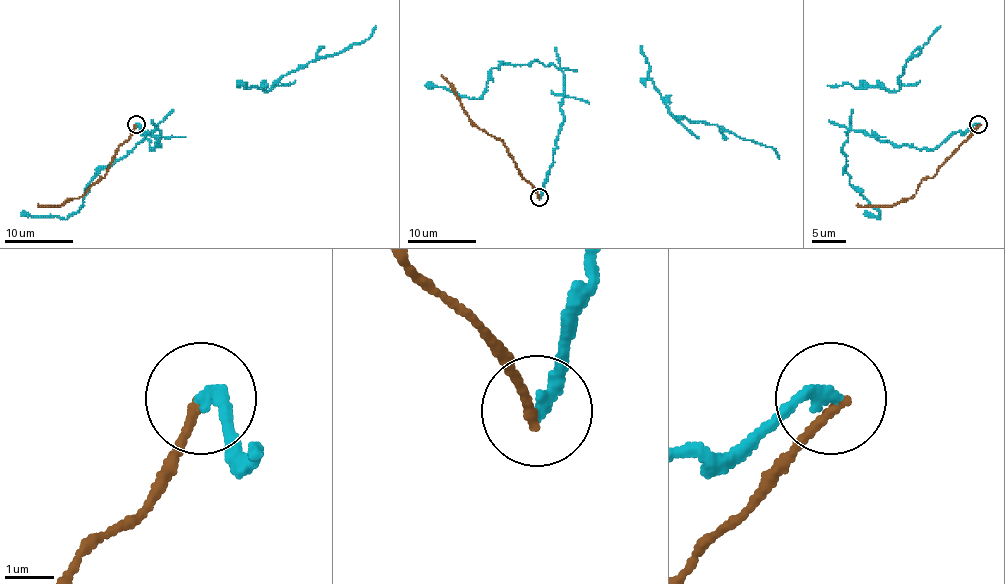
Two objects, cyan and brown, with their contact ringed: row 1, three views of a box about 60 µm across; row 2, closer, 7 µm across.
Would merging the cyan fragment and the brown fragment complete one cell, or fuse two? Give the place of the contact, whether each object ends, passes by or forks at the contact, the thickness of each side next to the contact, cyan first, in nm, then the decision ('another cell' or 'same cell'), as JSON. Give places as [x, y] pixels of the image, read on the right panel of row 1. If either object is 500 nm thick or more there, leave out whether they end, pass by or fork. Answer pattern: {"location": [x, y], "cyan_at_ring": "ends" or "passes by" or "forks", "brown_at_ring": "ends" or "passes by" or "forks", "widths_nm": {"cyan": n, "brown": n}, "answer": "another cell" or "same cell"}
{"location": [978, 124], "cyan_at_ring": "ends", "brown_at_ring": "ends", "widths_nm": {"cyan": 260, "brown": 170}, "answer": "another cell"}

